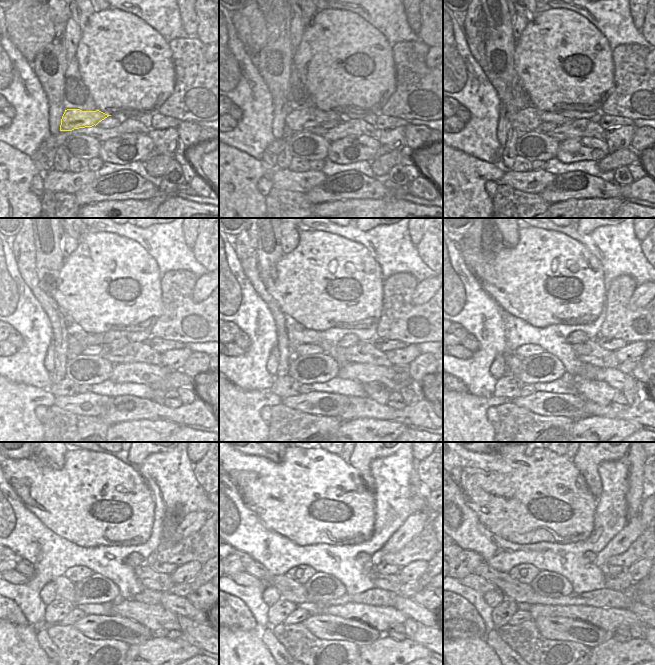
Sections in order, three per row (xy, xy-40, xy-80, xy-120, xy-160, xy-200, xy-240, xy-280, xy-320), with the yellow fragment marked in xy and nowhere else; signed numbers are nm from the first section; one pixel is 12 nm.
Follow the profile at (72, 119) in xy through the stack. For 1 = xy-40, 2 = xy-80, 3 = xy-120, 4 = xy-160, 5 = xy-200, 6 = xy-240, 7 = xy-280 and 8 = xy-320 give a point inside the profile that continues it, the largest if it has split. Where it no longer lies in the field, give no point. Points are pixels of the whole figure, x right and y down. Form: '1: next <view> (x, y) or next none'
1: next xy-40 (298, 120)
2: next xy-80 (528, 119)
3: next xy-120 (78, 340)
4: next xy-160 (350, 339)
5: next xy-200 (576, 337)
6: next xy-240 (135, 559)
7: next xy-280 (362, 558)
8: next xy-320 (591, 556)

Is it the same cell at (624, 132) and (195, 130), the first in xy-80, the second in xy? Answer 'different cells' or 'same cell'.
different cells

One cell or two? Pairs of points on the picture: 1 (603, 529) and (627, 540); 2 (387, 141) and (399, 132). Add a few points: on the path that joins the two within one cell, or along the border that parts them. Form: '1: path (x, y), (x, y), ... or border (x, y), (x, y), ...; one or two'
1: border (628, 521), (599, 552); two
2: path (390, 139), (396, 135); one

